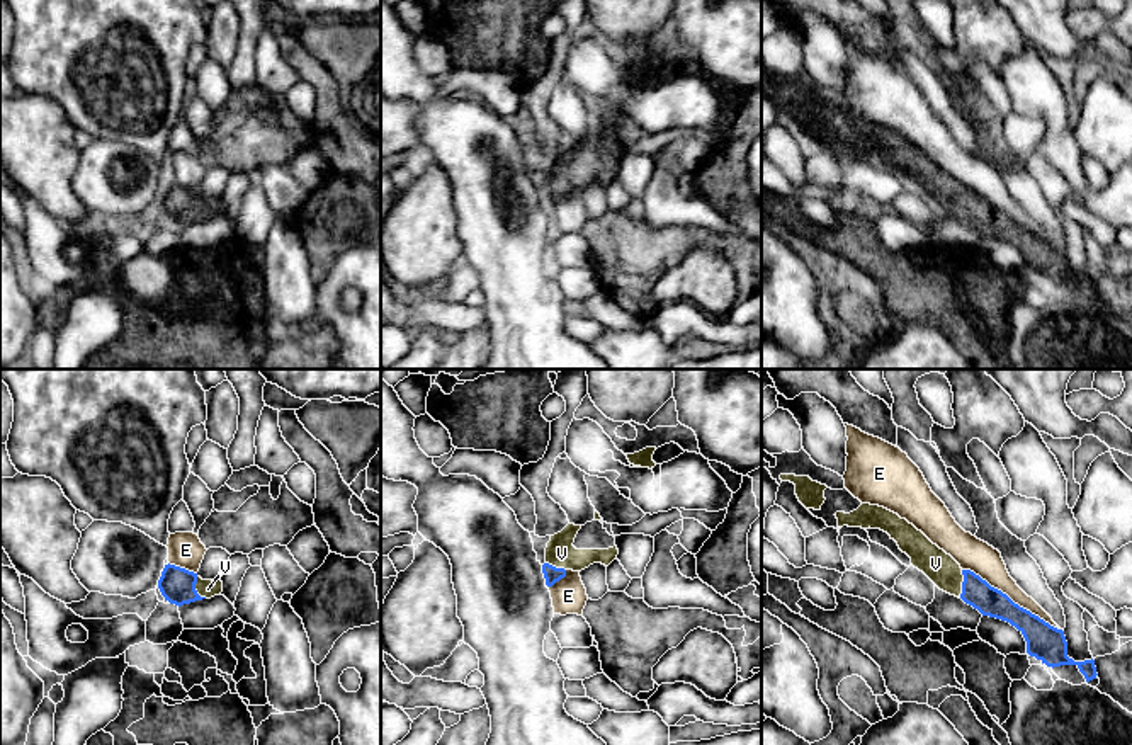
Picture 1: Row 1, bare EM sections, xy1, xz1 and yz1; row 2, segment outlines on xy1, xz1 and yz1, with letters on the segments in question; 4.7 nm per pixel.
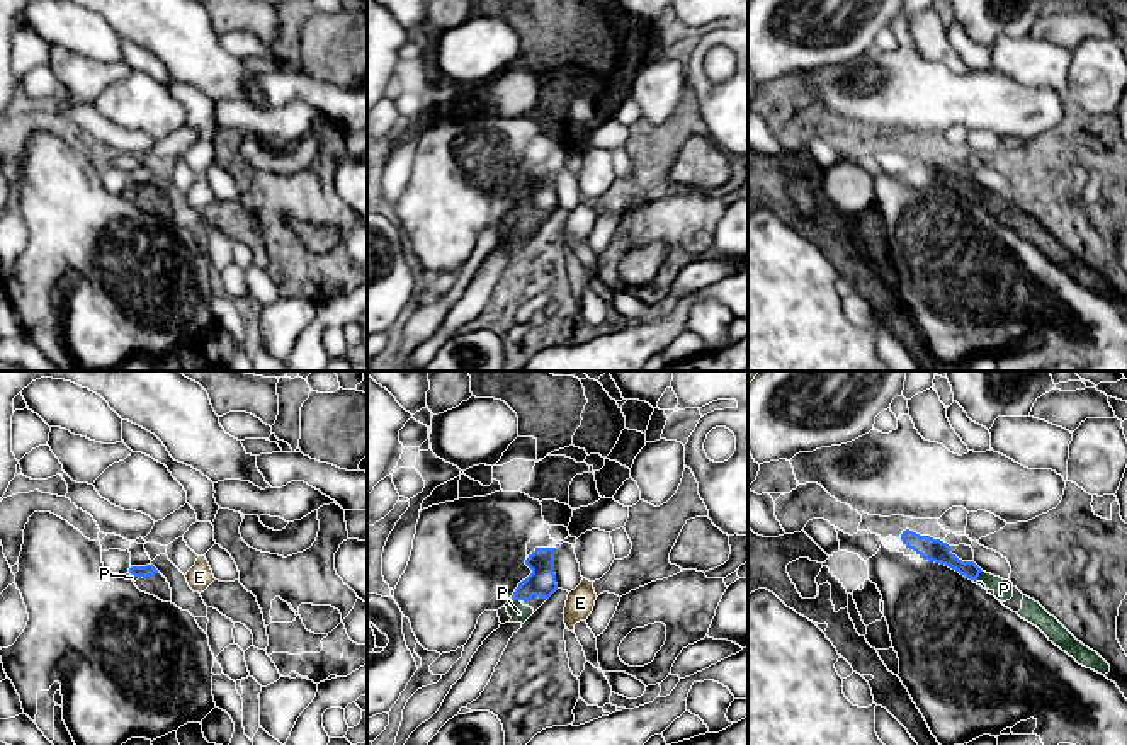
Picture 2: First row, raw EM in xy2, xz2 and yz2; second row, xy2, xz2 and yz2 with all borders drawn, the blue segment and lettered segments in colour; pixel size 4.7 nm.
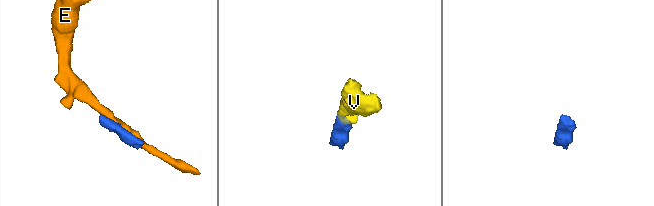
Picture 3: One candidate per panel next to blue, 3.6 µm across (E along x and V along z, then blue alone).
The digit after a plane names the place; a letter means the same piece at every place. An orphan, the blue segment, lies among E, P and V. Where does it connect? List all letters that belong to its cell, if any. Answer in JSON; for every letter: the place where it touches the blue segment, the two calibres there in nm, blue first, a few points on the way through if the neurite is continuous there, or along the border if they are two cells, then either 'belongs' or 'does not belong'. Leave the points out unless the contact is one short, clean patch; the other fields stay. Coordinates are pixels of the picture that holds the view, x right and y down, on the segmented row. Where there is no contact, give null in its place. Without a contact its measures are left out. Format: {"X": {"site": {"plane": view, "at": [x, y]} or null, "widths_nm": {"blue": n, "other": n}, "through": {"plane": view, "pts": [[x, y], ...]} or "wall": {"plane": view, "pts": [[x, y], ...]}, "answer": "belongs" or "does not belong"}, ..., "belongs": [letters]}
{"E": {"site": {"plane": "yz1", "at": [1010, 599]}, "widths_nm": {"blue": 160, "other": 150}, "answer": "does not belong"}, "P": {"site": {"plane": "xz2", "at": [515, 599]}, "widths_nm": {"blue": 140, "other": 90}, "through": {"plane": "xz2", "pts": [[541, 582], [515, 599], [519, 613]]}, "answer": "belongs"}, "V": {"site": {"plane": "yz1", "at": [962, 584]}, "widths_nm": {"blue": 140, "other": 150}, "through": {"plane": "yz1", "pts": [[976, 592], [962, 584], [950, 579], [935, 563]]}, "answer": "belongs"}, "belongs": ["P", "V"]}

